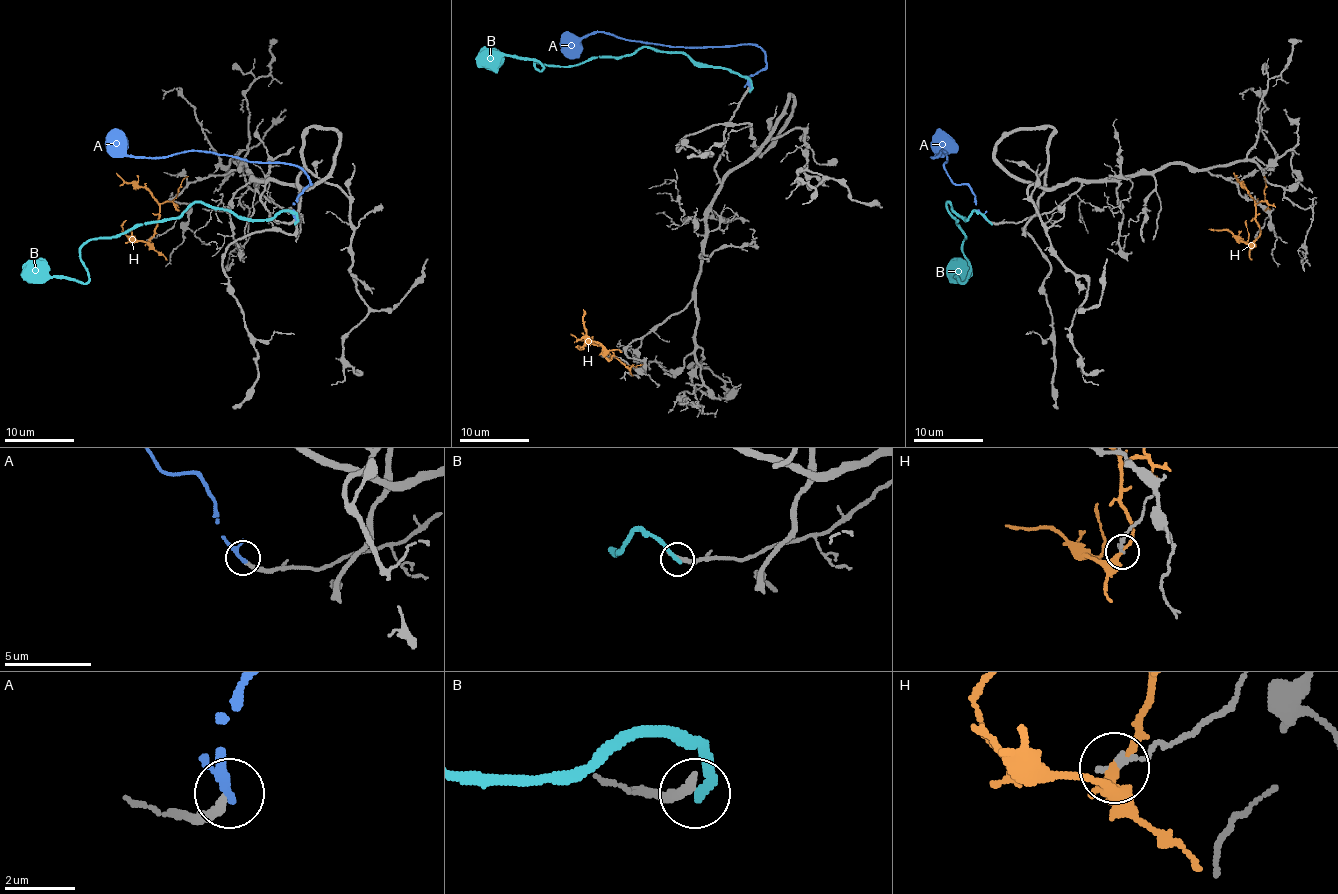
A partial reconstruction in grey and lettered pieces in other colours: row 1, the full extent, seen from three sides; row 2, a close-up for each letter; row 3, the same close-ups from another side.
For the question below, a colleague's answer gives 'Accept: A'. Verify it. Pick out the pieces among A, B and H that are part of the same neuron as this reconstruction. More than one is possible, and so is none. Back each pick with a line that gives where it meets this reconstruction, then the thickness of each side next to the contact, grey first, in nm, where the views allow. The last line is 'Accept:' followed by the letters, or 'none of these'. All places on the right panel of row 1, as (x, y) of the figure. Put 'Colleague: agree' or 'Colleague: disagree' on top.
Colleague: agree
A: meets grey at (986, 218); 220 nm thick on the grey side, 200 nm on the other
Accept: A

